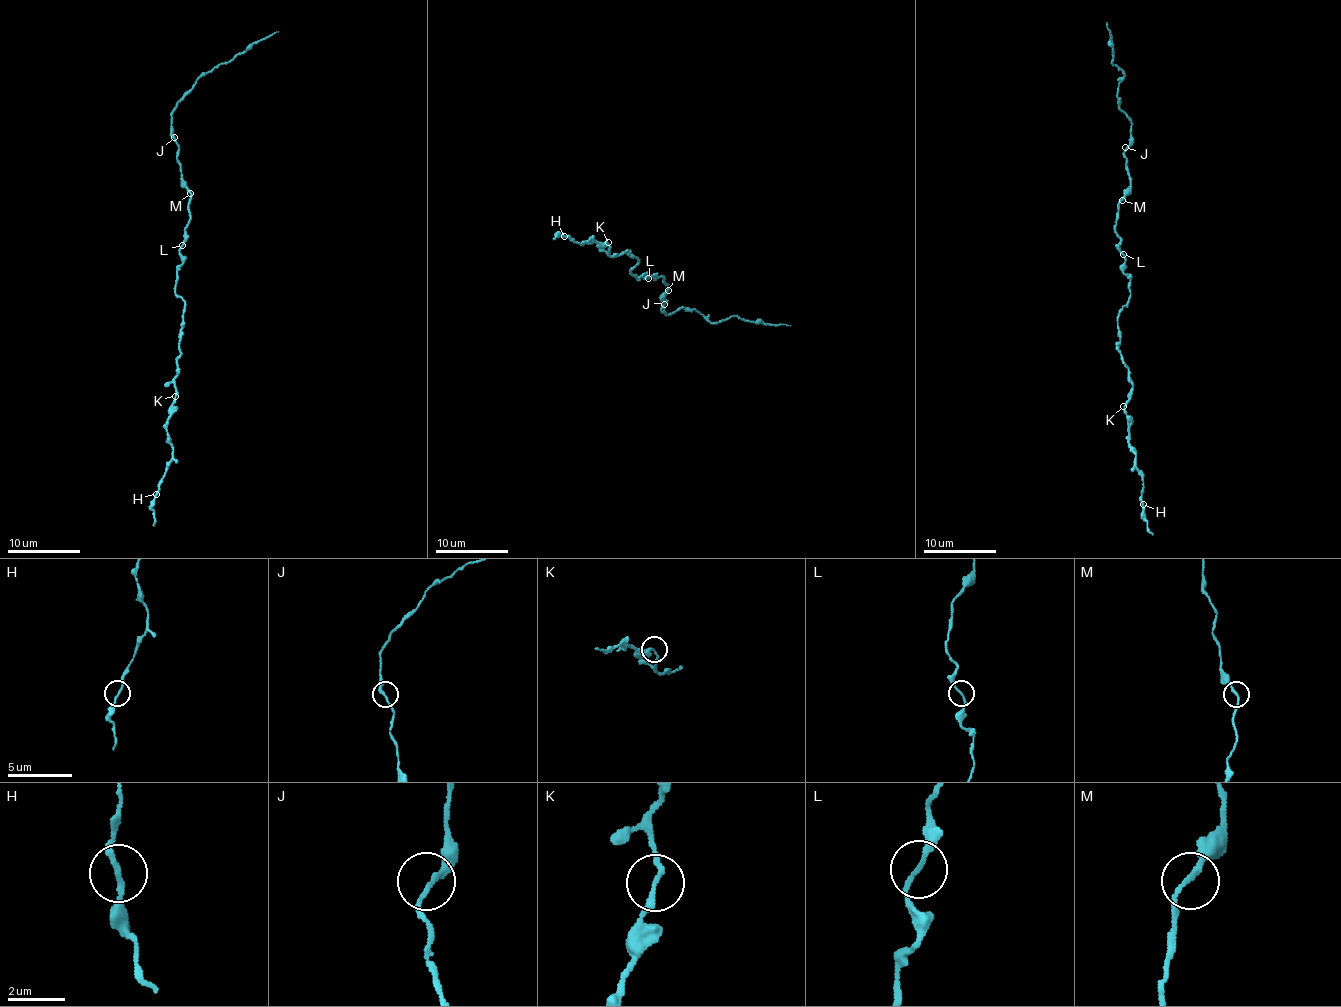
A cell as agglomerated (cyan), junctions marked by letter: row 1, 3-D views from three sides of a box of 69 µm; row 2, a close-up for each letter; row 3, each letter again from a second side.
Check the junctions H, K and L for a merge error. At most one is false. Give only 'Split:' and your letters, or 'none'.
Split: none

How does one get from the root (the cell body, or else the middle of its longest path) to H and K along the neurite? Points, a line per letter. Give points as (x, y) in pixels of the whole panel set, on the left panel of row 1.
H: (179, 255), (175, 293), (184, 301), (183, 324), (166, 427), (172, 459), (156, 494)
K: (179, 255), (183, 264), (177, 272), (175, 293), (184, 301), (177, 375), (173, 380), (175, 396)

